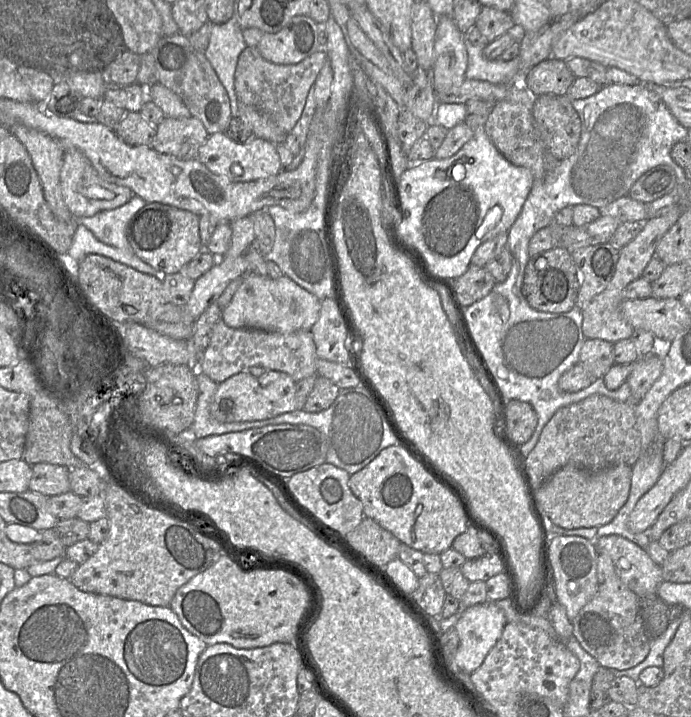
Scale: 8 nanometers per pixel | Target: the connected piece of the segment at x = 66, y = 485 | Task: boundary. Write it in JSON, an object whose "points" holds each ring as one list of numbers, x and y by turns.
{"points":[[37,463,32,466,29,490,45,496,54,496,71,491,70,469,50,463]]}

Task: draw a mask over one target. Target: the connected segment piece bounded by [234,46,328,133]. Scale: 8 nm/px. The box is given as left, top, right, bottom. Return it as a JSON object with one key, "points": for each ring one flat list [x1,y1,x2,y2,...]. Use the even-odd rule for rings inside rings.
{"points":[[247,46,239,55,236,65,234,87,237,99,267,116,289,133,301,117,309,89,327,58,326,52,320,50,297,64,274,64,265,60,256,47]]}

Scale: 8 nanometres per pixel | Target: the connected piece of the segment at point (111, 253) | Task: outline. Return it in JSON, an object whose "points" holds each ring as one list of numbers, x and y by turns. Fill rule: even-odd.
{"points":[[77,224,72,245,66,253,72,260,79,261,79,263,89,254,102,255,141,273,153,275,162,281,162,273,142,261,134,252,123,252,121,249,101,242,83,224]]}

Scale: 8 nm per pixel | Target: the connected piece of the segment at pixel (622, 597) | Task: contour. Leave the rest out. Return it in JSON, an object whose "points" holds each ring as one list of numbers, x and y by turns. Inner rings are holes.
{"points":[[618,575,599,585,597,594,571,623,573,636,602,667,627,670,642,663,649,654,652,640,645,631,640,611,640,597,625,586]]}

